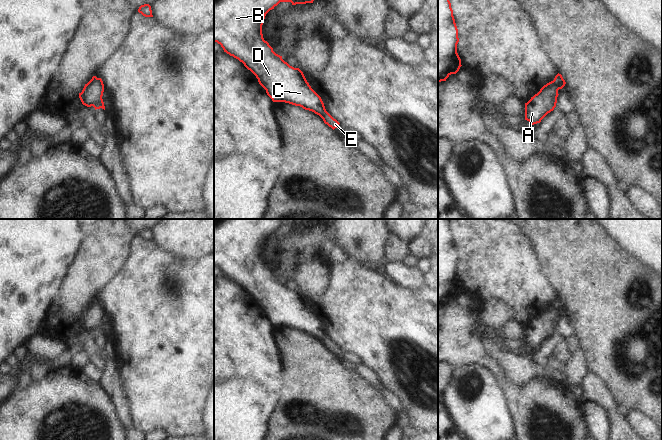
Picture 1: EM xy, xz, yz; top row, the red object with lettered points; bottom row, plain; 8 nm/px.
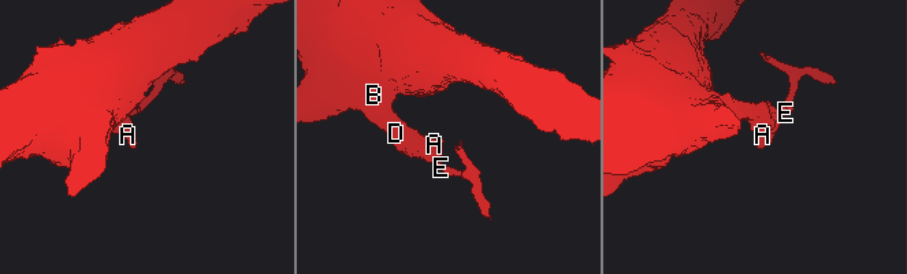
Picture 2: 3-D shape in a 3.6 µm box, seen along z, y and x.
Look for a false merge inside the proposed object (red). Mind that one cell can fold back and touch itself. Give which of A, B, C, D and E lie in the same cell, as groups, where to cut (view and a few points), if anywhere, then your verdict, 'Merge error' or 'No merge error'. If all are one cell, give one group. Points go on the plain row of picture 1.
Groups: A B C D / E. Split along yz (553, 304), (560, 312). Merge error.

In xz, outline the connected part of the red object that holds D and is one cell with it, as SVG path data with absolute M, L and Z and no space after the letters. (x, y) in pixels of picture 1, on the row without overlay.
M214 219L214 266L256 300L273 326L300 330L319 340L326 335L321 321L311 312L299 292L290 290L273 275L263 262L262 249L266 238L280 226L291 226L292 229L313 227L320 220L324 219Z

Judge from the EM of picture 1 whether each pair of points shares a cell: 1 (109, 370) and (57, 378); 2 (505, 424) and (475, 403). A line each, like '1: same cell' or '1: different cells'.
1: different cells
2: same cell

